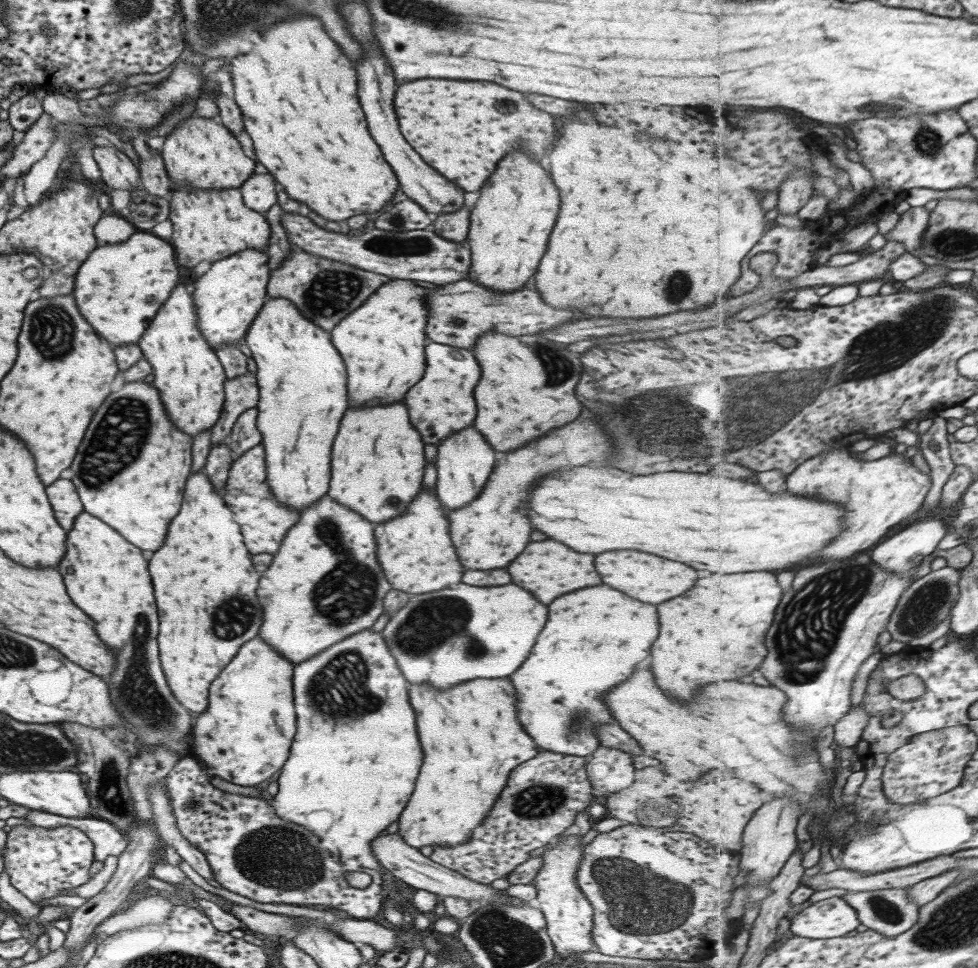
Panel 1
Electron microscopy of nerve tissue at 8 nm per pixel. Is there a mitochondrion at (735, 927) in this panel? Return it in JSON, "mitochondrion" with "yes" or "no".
{"mitochondrion":"no"}

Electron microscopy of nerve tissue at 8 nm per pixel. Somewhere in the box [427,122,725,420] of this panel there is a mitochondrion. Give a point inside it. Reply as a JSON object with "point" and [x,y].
{"point":[557,368]}

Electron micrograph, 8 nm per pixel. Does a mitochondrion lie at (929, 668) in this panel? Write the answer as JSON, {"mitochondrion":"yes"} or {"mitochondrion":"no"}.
{"mitochondrion":"no"}

